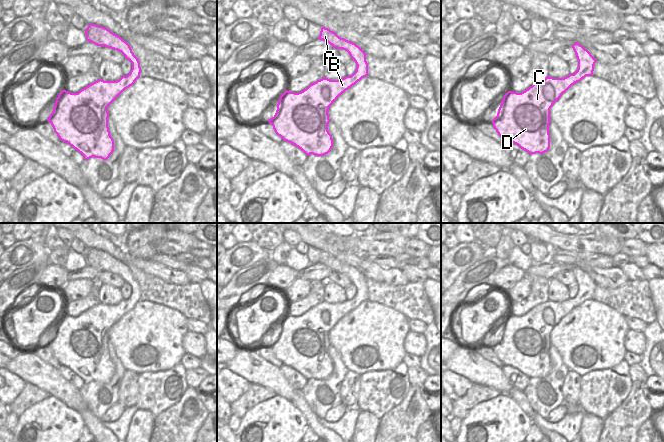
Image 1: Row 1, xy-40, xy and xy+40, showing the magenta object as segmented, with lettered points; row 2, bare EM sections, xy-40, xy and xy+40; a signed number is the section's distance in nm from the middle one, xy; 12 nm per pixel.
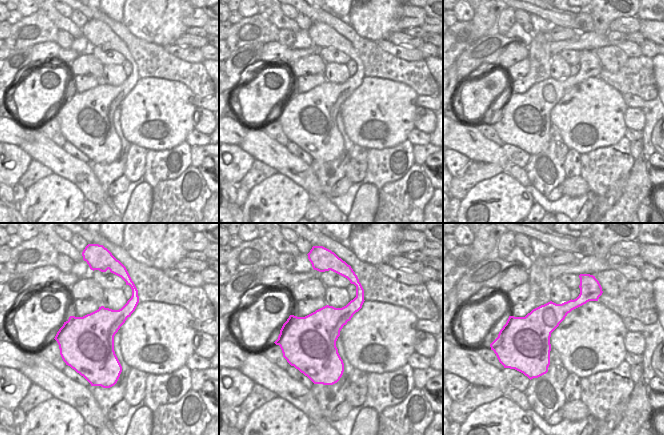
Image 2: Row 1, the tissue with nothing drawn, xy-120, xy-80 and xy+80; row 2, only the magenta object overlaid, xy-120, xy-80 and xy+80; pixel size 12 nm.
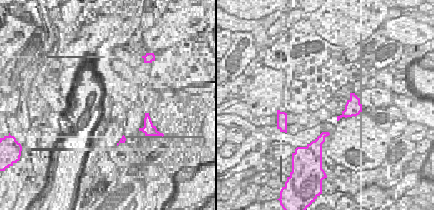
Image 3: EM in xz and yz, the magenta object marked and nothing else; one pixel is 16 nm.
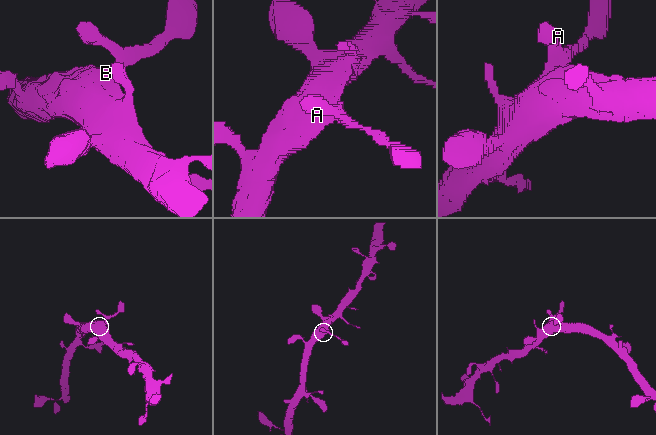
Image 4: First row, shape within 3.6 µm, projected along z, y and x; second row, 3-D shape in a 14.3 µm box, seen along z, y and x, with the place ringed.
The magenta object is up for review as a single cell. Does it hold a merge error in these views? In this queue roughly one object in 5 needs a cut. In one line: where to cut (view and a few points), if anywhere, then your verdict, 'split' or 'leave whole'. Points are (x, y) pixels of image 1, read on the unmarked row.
no cut | leave whole

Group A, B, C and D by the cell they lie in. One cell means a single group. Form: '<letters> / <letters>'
A B C D

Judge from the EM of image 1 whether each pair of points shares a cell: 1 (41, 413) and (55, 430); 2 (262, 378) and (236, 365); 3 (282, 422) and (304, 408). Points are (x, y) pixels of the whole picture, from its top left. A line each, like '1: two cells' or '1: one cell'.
1: one cell
2: one cell
3: two cells

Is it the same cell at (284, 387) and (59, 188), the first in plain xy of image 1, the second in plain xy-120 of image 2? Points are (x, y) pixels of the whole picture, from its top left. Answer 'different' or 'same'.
different

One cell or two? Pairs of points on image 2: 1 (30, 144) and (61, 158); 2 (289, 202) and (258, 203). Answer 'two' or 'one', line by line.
1: one
2: one

